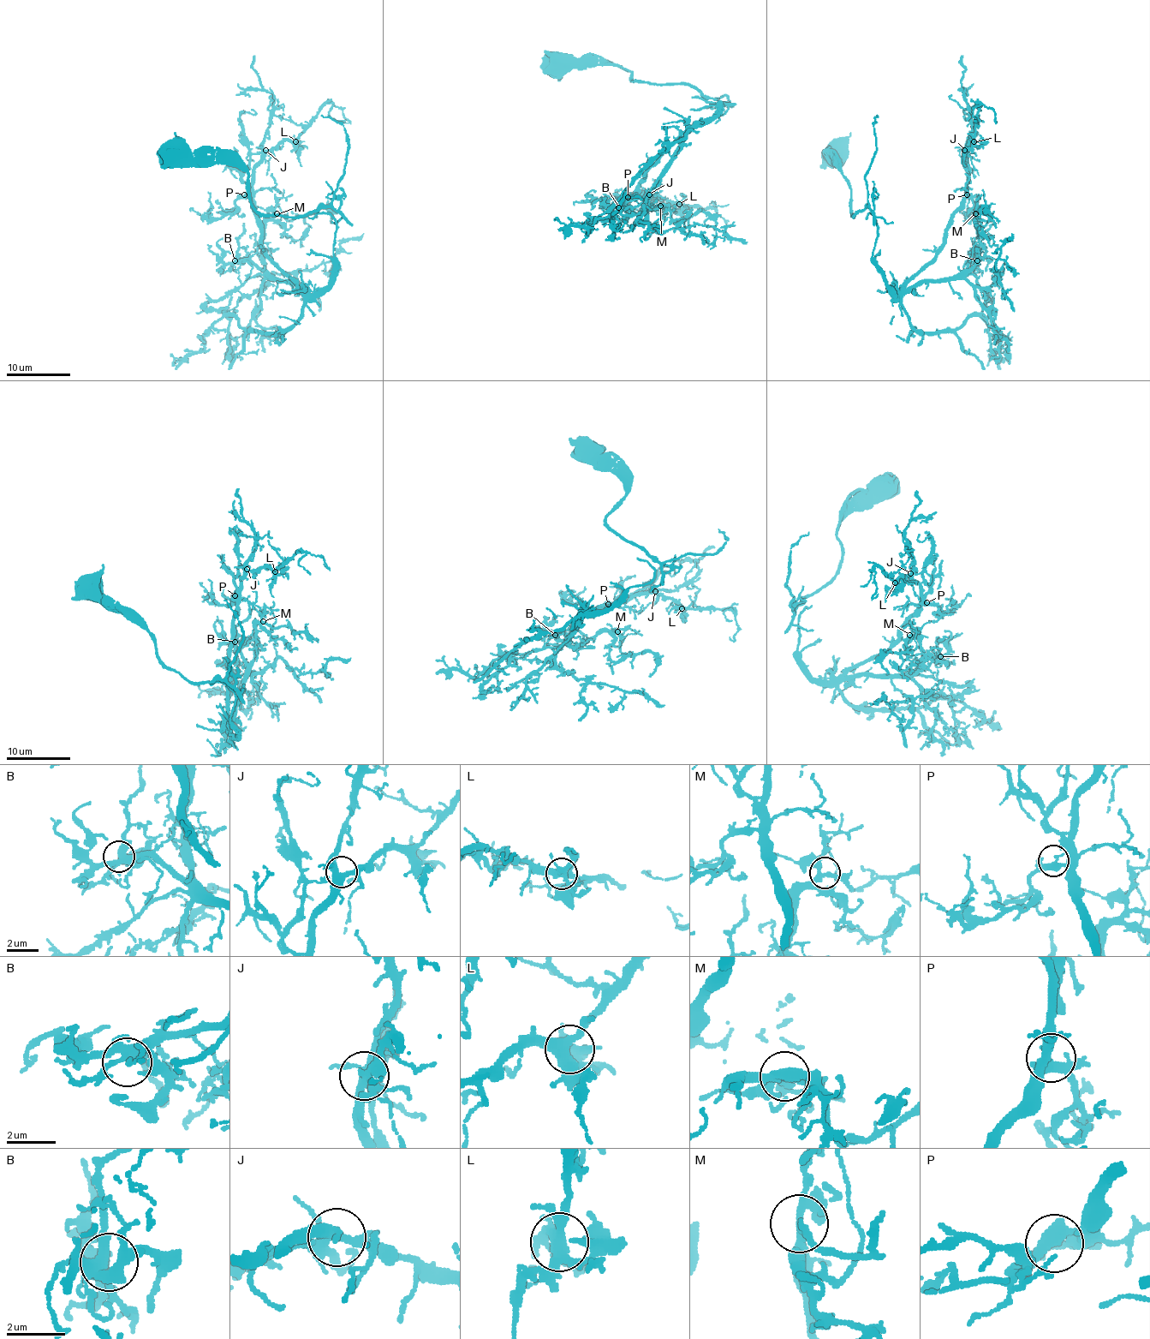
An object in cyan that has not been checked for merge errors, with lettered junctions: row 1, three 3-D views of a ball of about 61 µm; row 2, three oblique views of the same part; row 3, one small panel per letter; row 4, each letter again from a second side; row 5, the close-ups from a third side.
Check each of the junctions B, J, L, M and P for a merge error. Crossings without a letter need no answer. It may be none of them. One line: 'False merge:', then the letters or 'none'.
False merge: none

